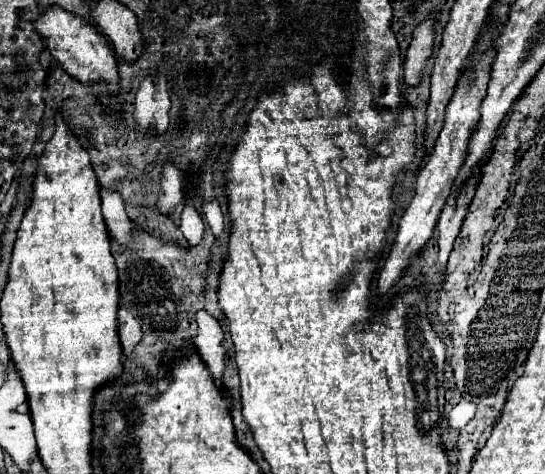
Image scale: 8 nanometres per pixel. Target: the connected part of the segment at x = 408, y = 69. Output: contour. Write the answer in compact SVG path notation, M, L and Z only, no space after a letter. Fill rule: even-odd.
M424 20L420 28L414 30L410 48L404 60L404 82L408 86L418 86L422 82L422 72L426 68L426 60L432 56L434 46L434 24L436 20Z

